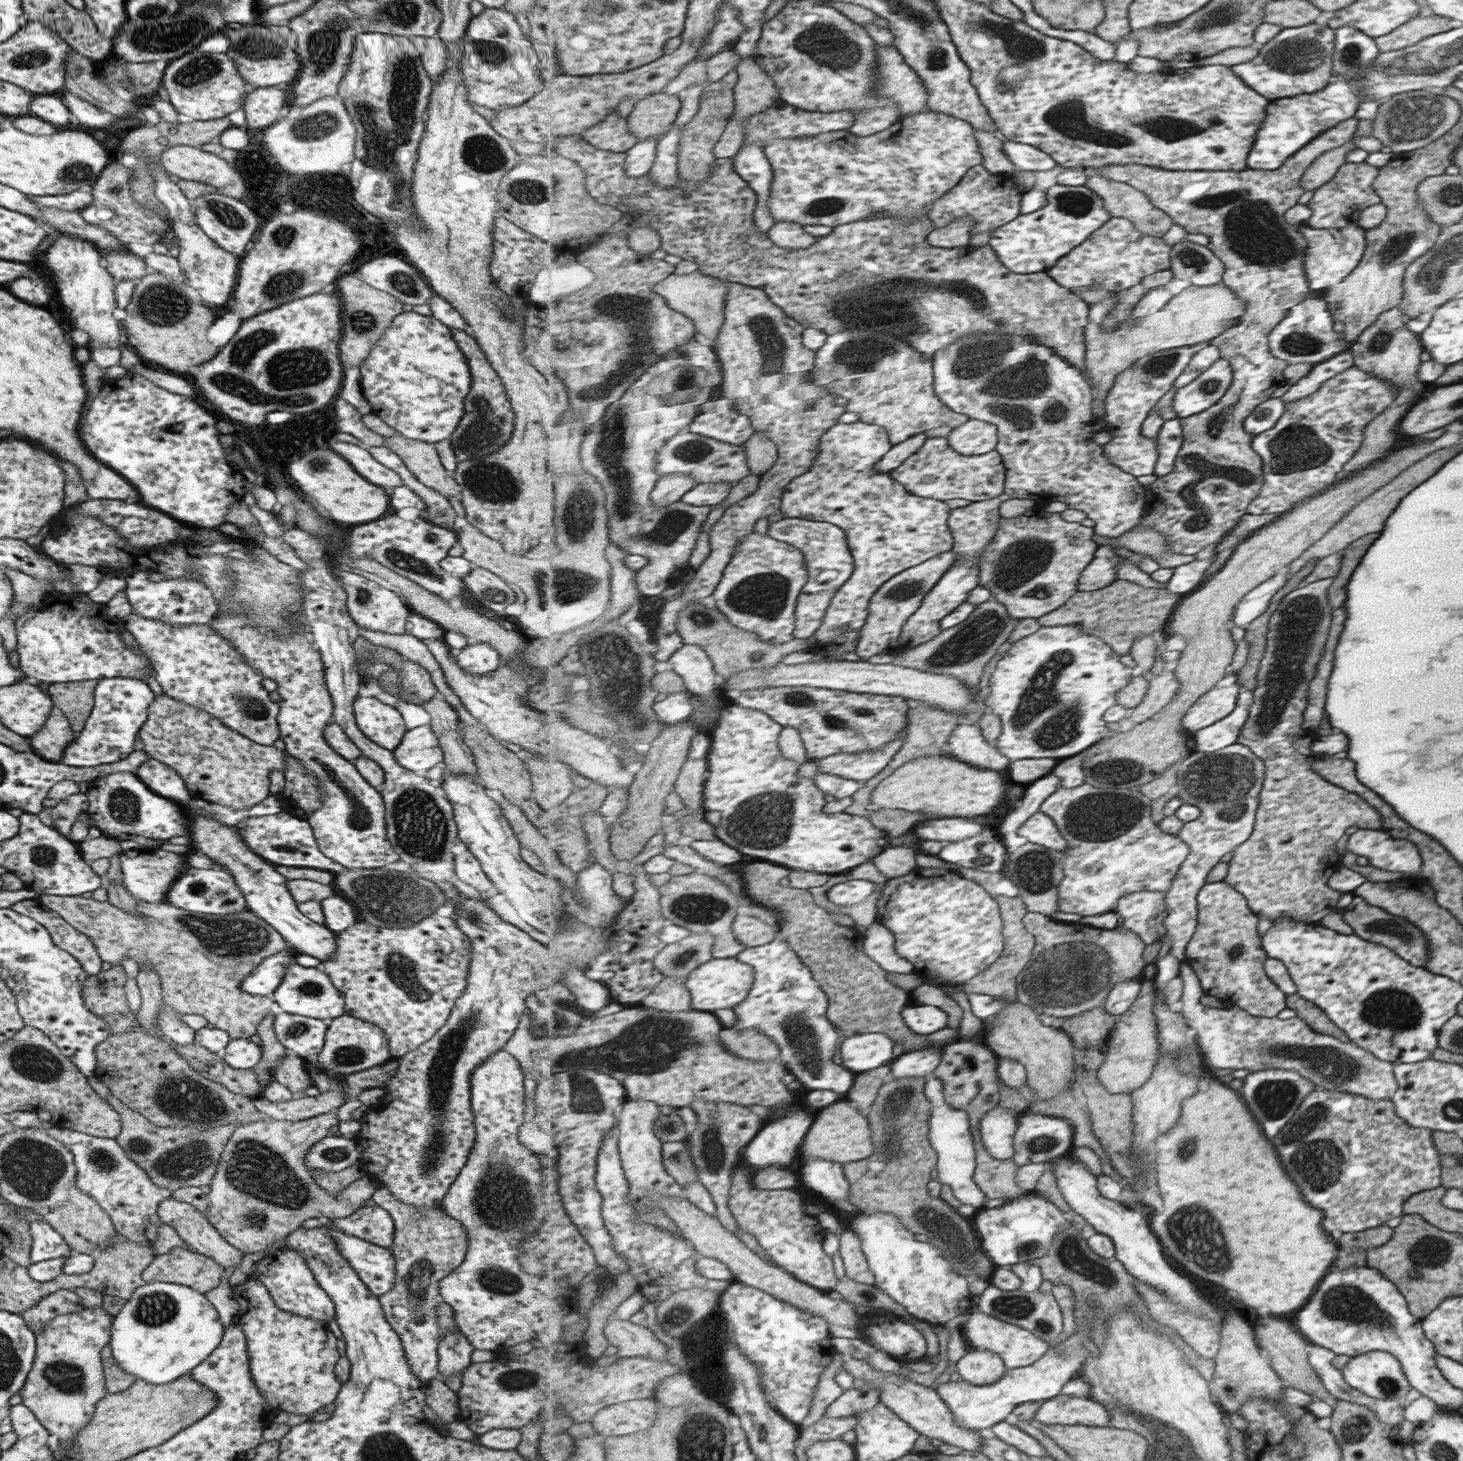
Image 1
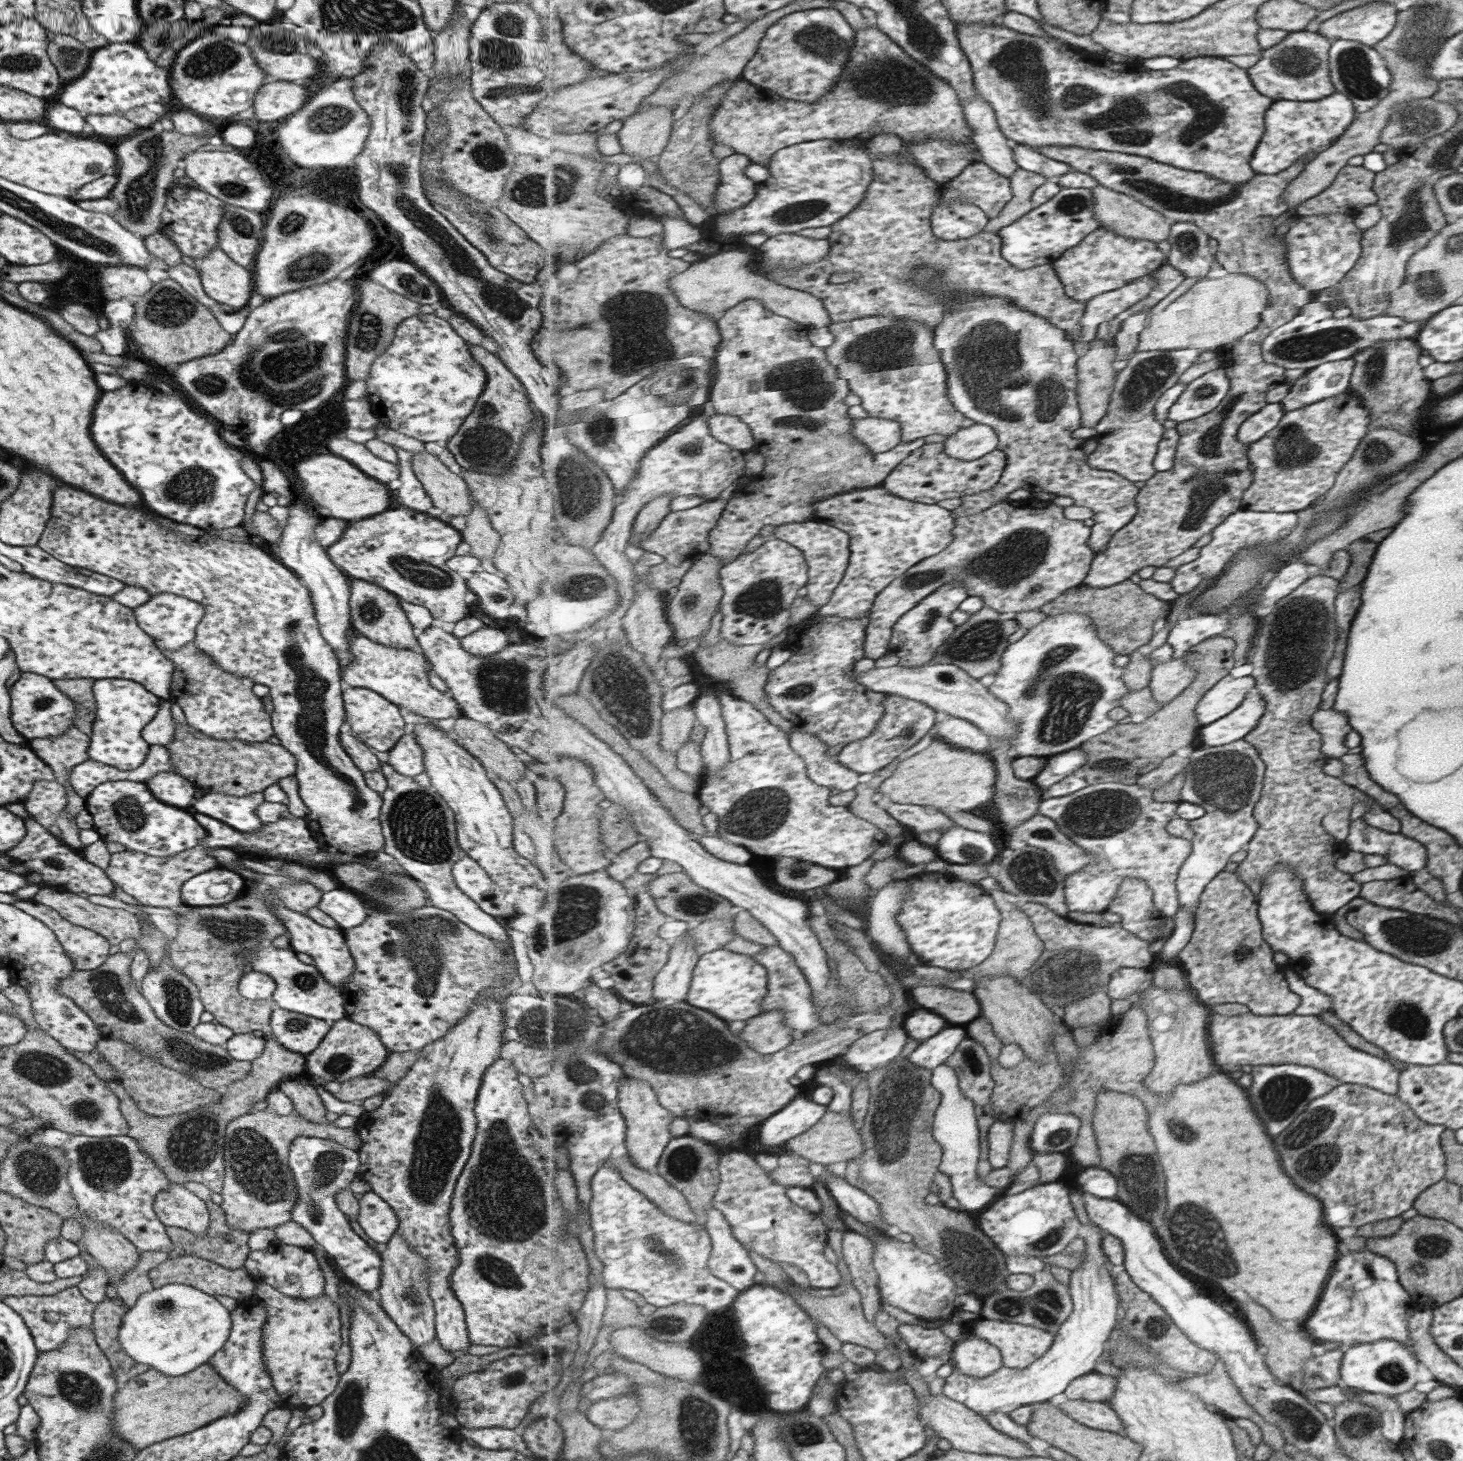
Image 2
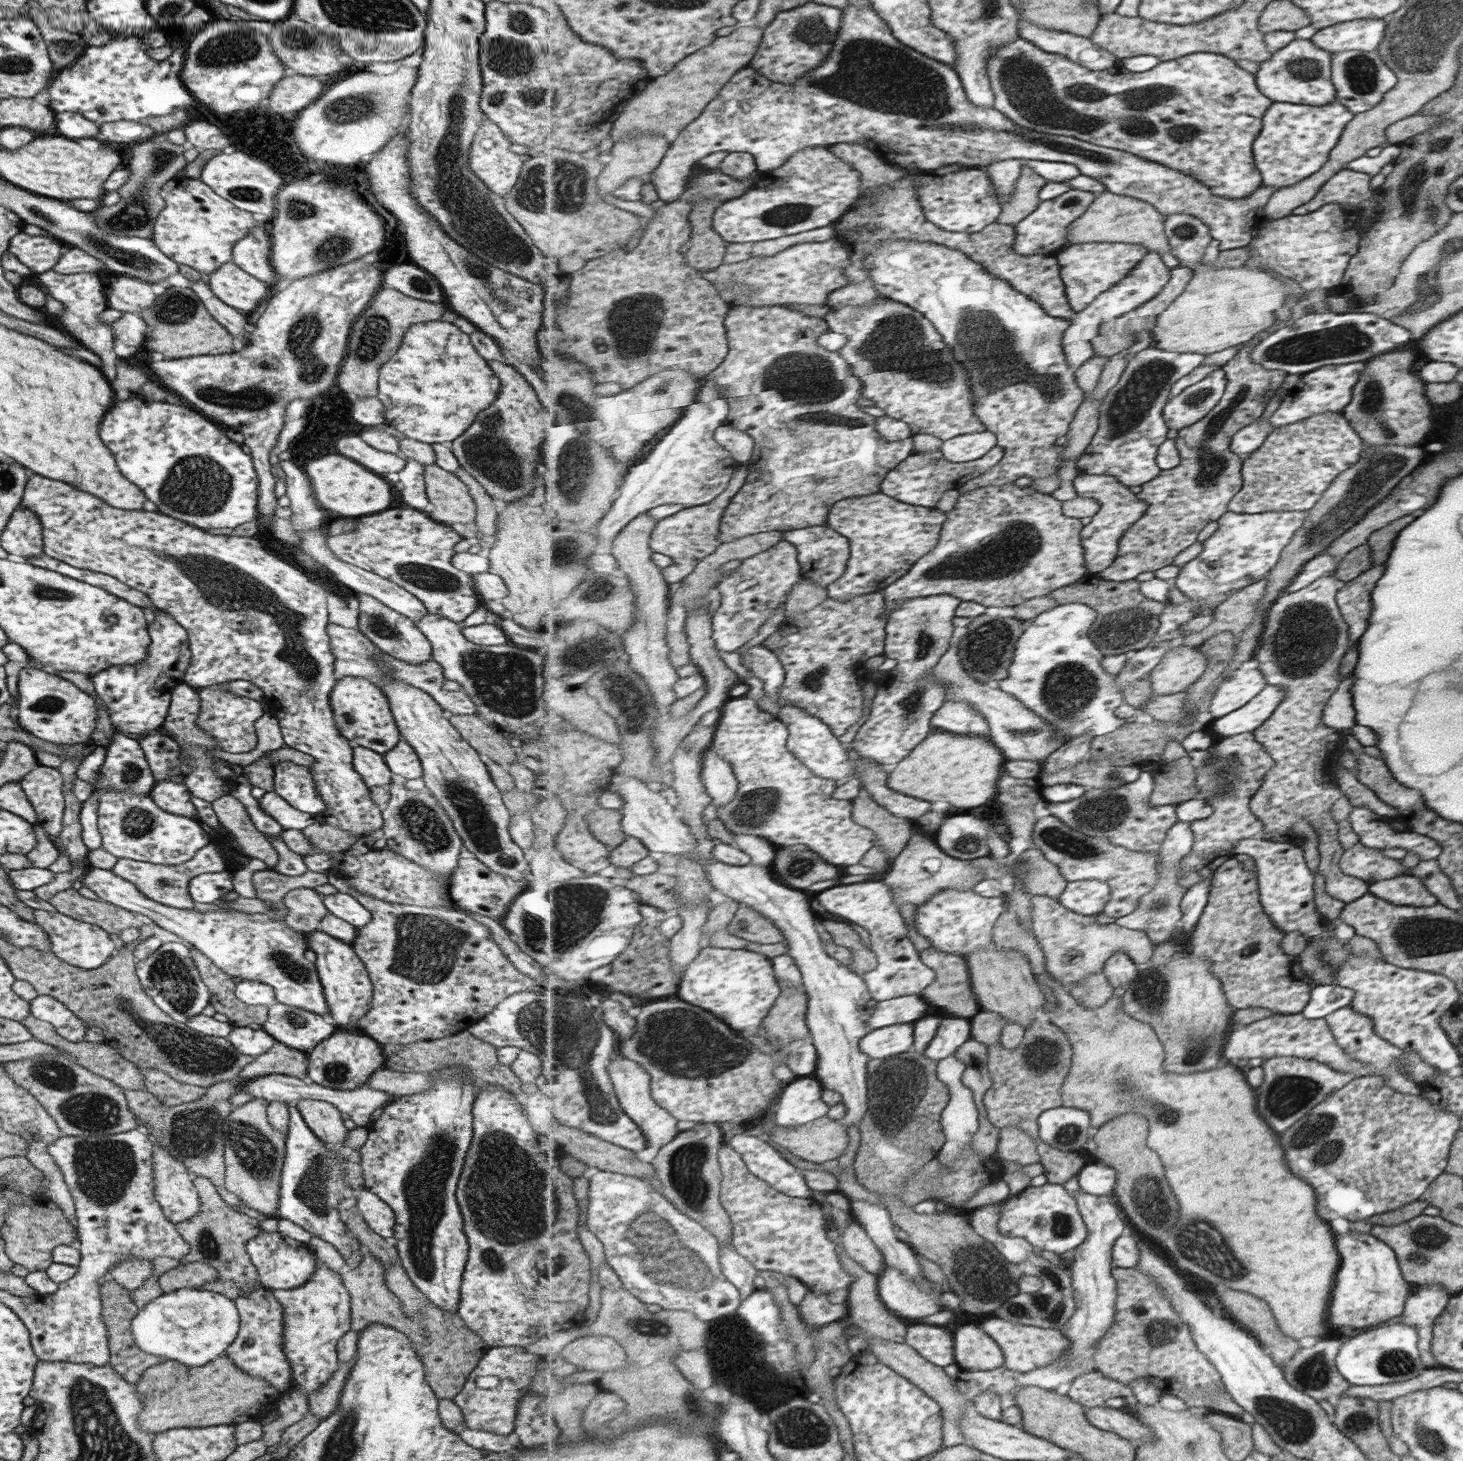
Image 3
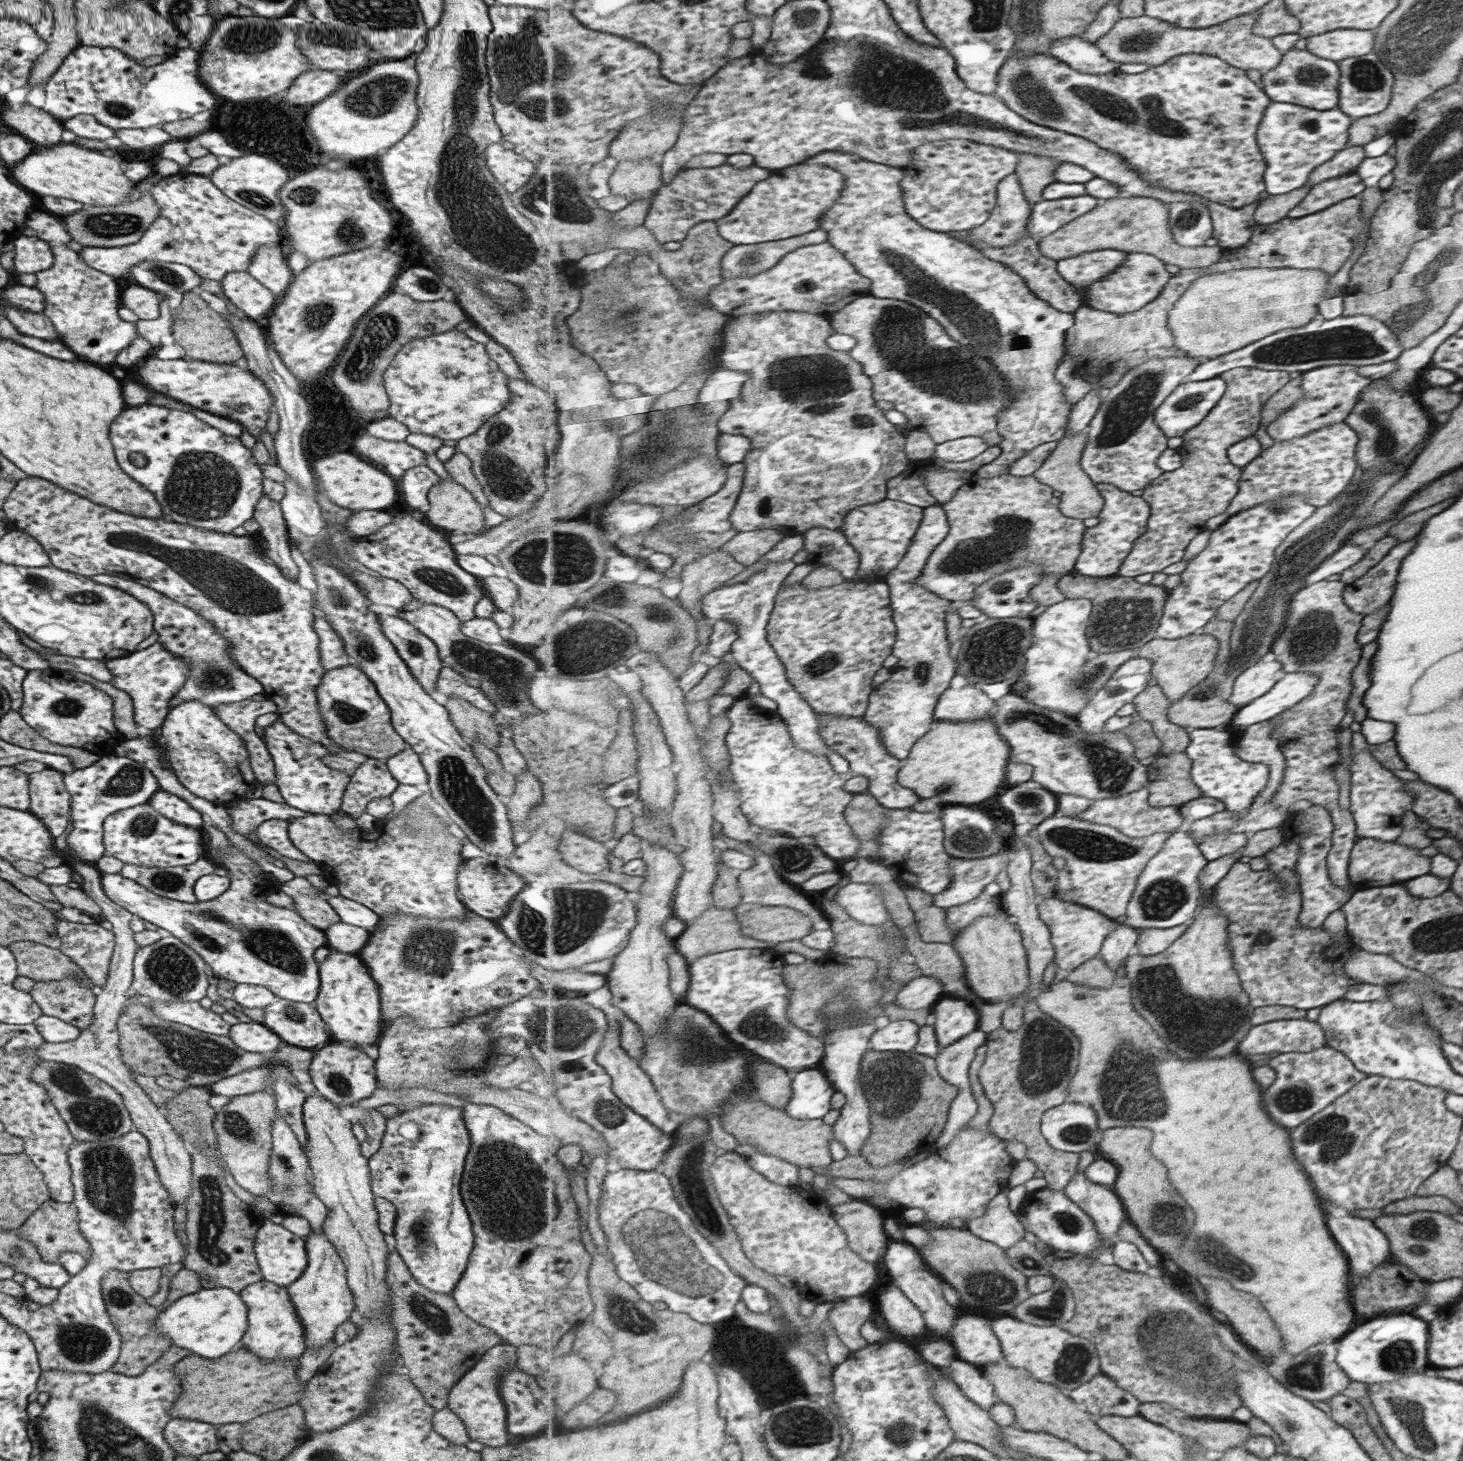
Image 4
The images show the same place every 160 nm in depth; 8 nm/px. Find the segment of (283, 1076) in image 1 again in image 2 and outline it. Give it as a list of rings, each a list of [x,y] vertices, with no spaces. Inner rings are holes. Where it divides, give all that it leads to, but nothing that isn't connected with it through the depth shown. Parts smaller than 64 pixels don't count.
[[[304,1072],[294,1075],[278,1084],[277,1090],[285,1093],[292,1102],[292,1108],[301,1118],[309,1122],[327,1122],[325,1107],[315,1091],[316,1081]]]

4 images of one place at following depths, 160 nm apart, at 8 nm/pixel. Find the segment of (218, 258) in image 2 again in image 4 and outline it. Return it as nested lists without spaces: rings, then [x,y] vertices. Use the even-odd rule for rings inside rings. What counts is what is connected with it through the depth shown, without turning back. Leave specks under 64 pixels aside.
[[[246,271],[228,272],[221,280],[223,296],[253,322],[263,323],[276,297]]]

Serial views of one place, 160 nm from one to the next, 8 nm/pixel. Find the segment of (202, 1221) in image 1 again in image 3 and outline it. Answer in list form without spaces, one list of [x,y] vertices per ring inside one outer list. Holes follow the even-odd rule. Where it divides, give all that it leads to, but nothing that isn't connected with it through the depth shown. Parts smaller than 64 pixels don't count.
[[[152,1142],[152,1144],[152,1175],[155,1200],[159,1203],[165,1218],[169,1222],[175,1224],[186,1218],[191,1218],[194,1214],[197,1214],[199,1208],[198,1194],[192,1183],[193,1174],[185,1168],[181,1161],[169,1156],[167,1149],[157,1146],[155,1142]]]

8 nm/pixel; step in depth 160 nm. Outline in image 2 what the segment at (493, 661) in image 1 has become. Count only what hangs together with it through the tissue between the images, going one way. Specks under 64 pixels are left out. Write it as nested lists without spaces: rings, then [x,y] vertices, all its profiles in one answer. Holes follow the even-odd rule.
[[[483,626],[459,639],[461,648],[473,656],[490,656],[511,641],[508,632]]]

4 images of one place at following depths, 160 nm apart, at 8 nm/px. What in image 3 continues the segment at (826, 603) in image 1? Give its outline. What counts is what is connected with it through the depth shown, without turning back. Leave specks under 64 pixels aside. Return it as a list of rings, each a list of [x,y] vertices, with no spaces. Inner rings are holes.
[[[814,525],[811,528],[784,532],[783,535],[785,540],[792,542],[798,548],[804,576],[816,580],[818,585],[828,587],[839,580],[848,570],[848,562],[852,555],[852,544],[848,537],[836,532],[835,529],[824,525]]]

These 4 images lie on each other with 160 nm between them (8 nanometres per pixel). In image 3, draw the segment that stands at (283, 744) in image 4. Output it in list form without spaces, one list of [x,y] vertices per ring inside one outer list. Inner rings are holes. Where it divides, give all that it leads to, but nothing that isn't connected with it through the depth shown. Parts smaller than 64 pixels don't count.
[[[283,761],[275,763],[272,771],[274,793],[289,806],[312,815],[325,808],[309,767]]]

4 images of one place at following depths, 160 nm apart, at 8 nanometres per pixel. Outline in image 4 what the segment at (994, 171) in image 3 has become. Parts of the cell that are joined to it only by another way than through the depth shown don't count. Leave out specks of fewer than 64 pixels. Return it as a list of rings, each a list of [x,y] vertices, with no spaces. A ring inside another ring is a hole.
[[[1016,173],[999,184],[998,206],[984,225],[970,230],[968,240],[980,240],[989,246],[1005,248],[1030,234],[1030,200],[1025,196]]]

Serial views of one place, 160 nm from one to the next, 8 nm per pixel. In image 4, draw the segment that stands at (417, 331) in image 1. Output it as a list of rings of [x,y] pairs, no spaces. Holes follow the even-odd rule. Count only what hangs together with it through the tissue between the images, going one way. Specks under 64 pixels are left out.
[[[456,329],[417,338],[405,344],[385,370],[383,386],[389,396],[389,407],[386,411],[389,418],[403,424],[410,433],[428,434],[442,441],[457,441],[473,434],[487,419],[503,411],[510,396],[506,376],[489,358],[485,347]]]

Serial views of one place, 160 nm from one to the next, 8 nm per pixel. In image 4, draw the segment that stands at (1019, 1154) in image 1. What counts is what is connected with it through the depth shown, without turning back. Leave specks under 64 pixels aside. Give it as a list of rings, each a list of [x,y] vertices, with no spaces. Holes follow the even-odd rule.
[[[1085,1103],[1060,1104],[1050,1108],[1042,1119],[1042,1132],[1049,1144],[1070,1153],[1098,1146],[1103,1131],[1097,1111]]]

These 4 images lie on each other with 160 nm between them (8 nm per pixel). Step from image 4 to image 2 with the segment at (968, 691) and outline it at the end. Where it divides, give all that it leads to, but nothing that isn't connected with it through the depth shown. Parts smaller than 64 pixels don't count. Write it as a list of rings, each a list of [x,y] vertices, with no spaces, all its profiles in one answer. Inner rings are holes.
[[[946,715],[939,723],[937,737],[951,743],[954,747],[982,753],[988,752],[992,739],[971,721],[951,715]]]

